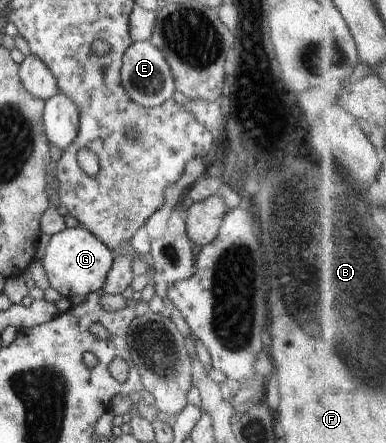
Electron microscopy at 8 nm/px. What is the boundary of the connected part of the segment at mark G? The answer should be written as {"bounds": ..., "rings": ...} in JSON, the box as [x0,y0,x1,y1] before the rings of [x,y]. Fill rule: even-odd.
{"bounds":[42,225,115,298],"rings":[[[79,225],[77,228],[66,227],[63,231],[51,236],[42,264],[49,285],[59,295],[66,298],[73,295],[83,297],[95,294],[95,291],[102,289],[114,257],[115,253]]]}

